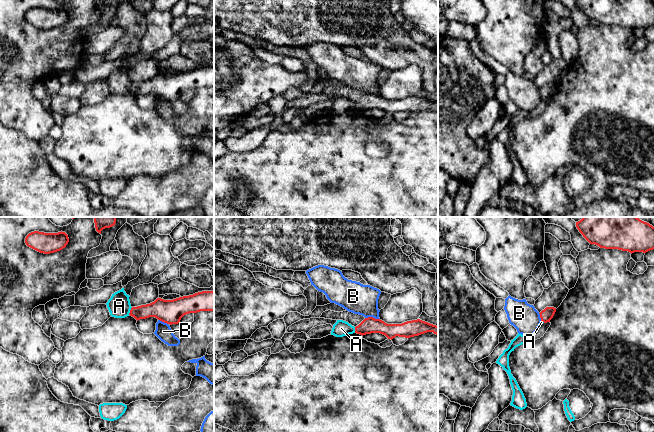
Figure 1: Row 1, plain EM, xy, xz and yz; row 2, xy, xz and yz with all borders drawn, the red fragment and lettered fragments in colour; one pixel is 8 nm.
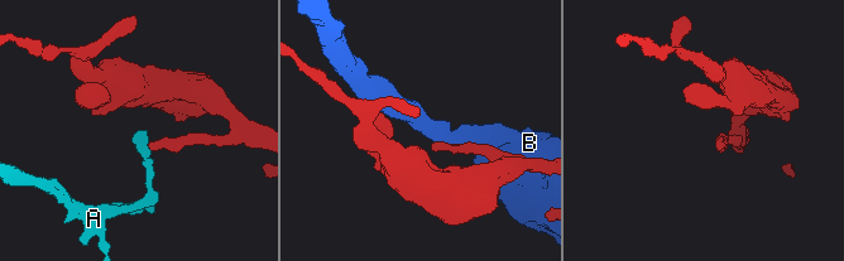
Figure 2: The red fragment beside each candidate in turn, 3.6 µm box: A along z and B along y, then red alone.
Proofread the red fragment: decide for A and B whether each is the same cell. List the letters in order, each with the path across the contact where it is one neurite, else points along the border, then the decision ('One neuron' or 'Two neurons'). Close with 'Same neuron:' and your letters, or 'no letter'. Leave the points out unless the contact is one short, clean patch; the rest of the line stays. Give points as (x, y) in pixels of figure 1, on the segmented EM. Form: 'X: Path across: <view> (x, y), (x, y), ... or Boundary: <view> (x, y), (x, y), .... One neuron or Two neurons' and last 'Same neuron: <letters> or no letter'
A: Boundary: xy (132, 307), (128, 314). Two neurons
B: Boundary: xz (365, 317), (379, 319). Two neurons
Same neuron: no letter

